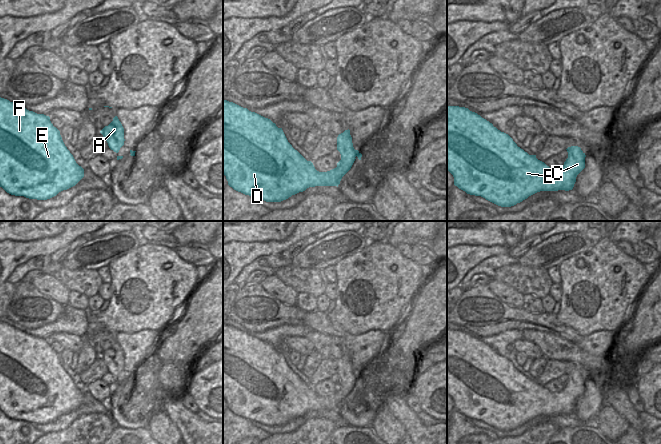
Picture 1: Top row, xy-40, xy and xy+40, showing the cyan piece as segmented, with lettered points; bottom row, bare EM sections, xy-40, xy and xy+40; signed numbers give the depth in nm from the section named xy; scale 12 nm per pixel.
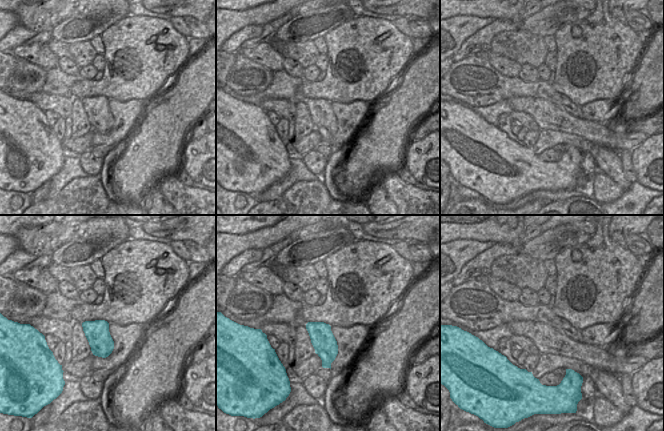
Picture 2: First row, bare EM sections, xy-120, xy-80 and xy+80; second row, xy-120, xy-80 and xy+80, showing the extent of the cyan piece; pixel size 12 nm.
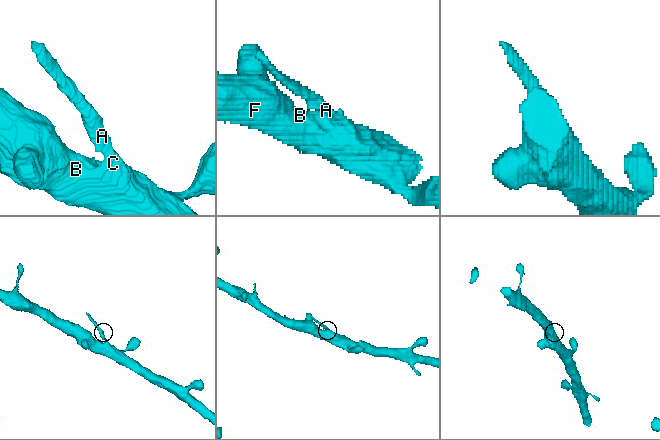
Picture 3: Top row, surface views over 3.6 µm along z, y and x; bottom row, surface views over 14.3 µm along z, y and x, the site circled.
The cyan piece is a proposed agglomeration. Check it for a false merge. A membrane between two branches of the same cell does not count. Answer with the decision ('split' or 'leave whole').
split

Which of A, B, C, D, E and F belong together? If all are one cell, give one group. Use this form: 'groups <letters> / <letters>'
groups A / B C D E F

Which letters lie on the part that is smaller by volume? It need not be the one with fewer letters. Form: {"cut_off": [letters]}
{"cut_off": ["A"]}

